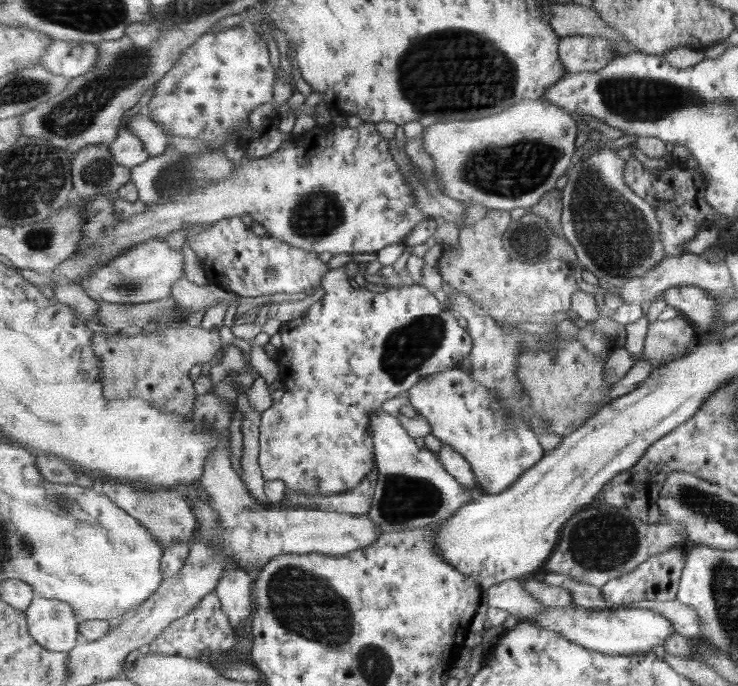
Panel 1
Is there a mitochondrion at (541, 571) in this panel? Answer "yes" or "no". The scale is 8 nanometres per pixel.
no

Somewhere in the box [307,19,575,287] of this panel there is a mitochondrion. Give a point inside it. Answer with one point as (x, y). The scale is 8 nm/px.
(451, 72)

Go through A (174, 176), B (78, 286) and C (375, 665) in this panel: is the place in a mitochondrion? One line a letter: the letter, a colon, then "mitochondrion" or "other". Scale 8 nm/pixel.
A: mitochondrion
B: other
C: mitochondrion

